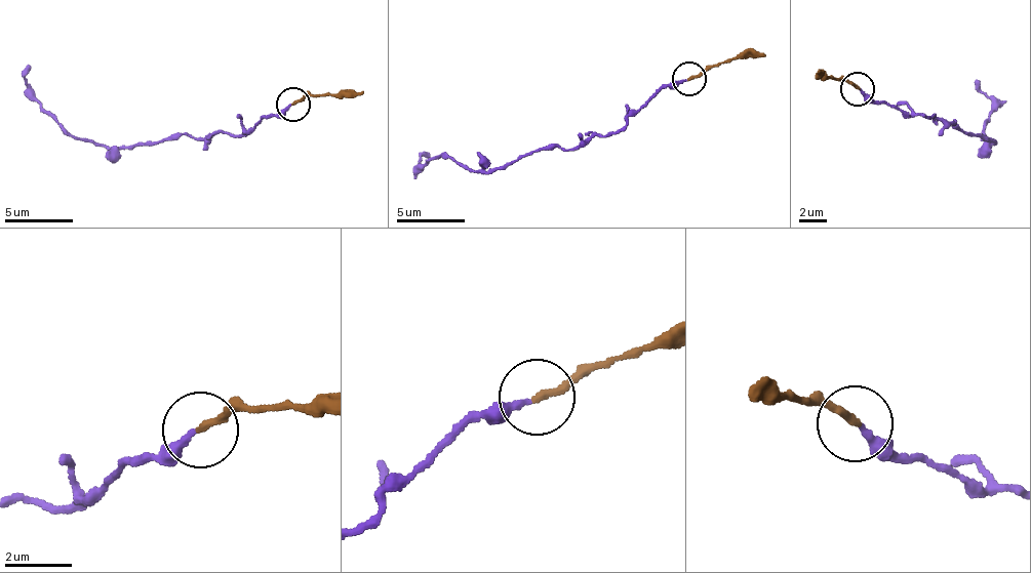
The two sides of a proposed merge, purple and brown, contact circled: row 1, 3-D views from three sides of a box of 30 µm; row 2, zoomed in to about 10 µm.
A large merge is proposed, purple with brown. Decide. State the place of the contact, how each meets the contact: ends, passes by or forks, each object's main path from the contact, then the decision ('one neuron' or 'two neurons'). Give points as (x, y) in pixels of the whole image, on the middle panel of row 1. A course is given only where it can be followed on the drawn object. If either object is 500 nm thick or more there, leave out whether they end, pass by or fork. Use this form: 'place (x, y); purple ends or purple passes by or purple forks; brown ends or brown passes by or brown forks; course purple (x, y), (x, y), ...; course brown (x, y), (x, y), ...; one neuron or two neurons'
place (689, 78); purple ends; brown ends; course purple (688, 79), (664, 85), (615, 132), (573, 149), (545, 148), (477, 169), (450, 157), (422, 164), (429, 154); course brown (688, 79), (713, 66), (764, 52); two neurons

